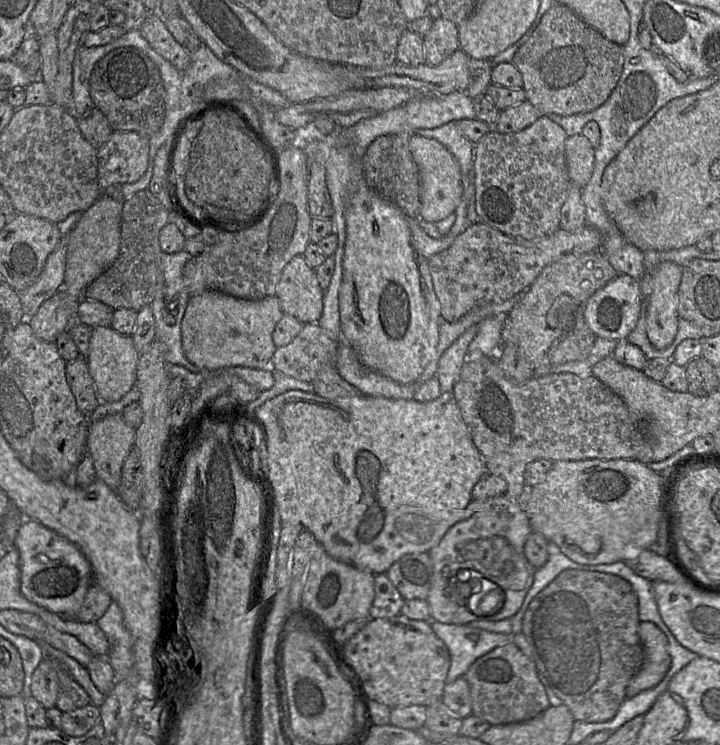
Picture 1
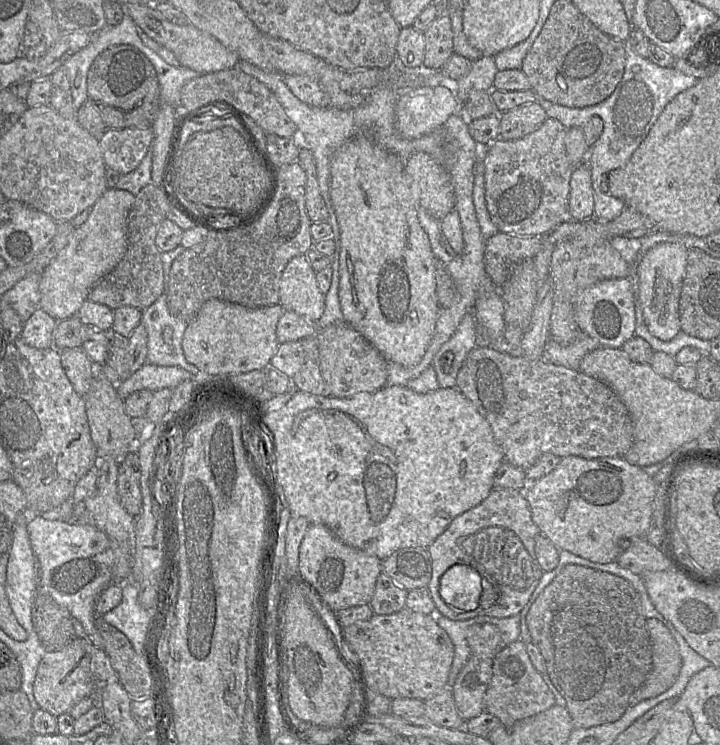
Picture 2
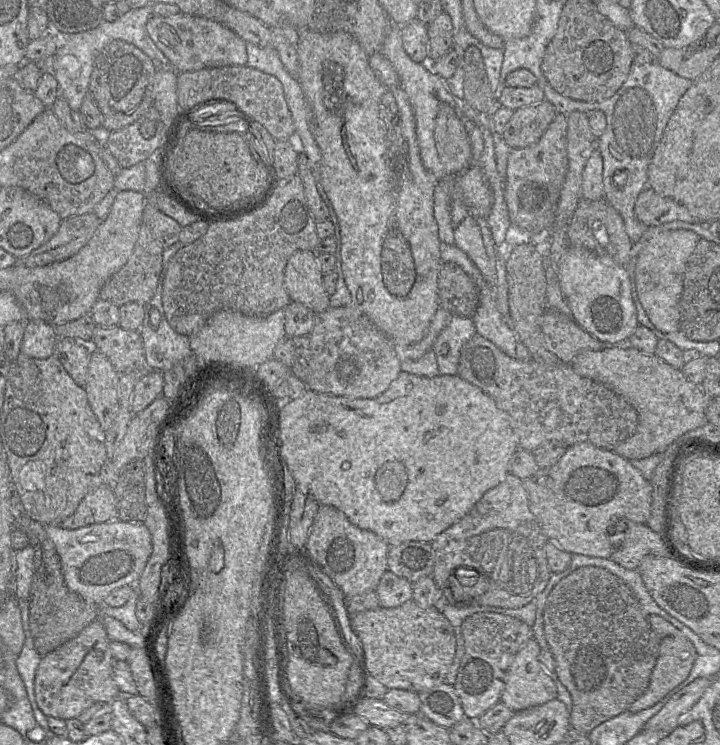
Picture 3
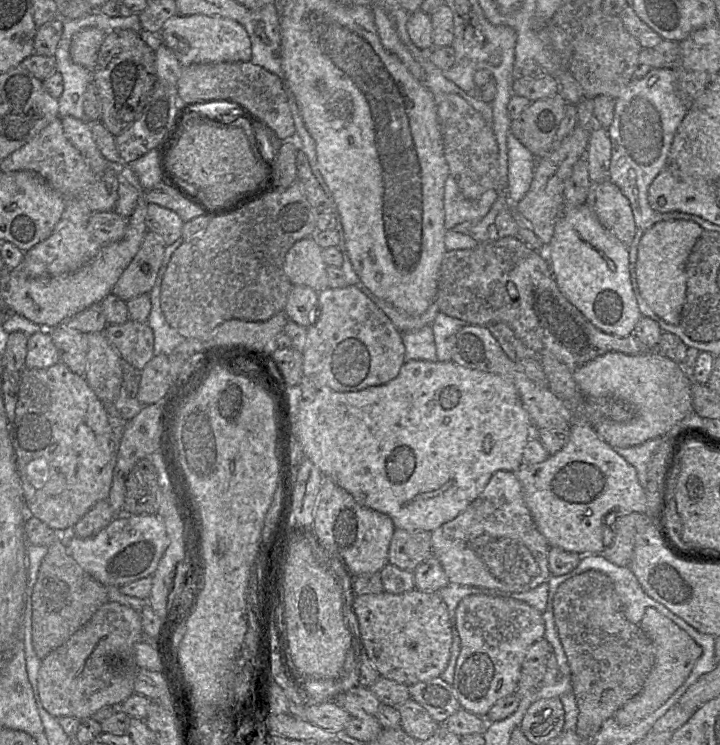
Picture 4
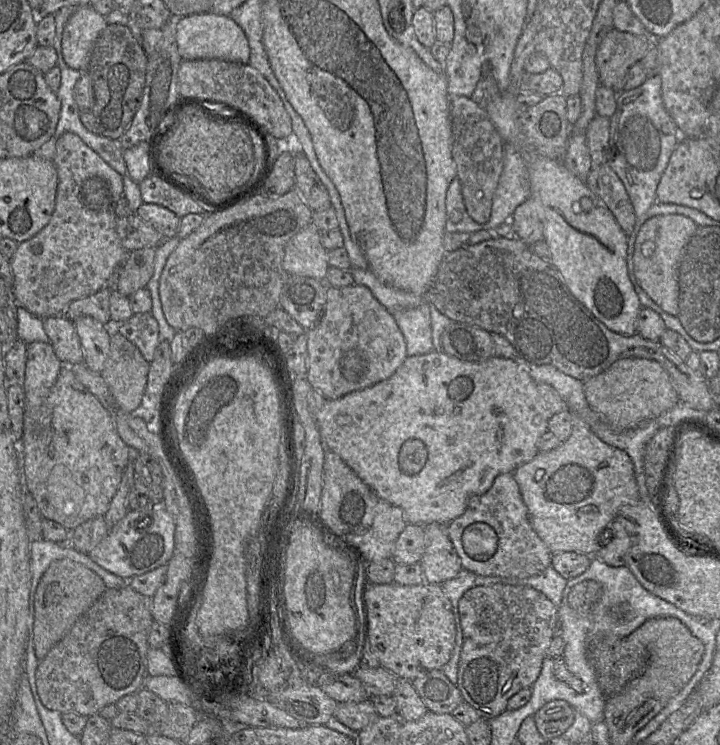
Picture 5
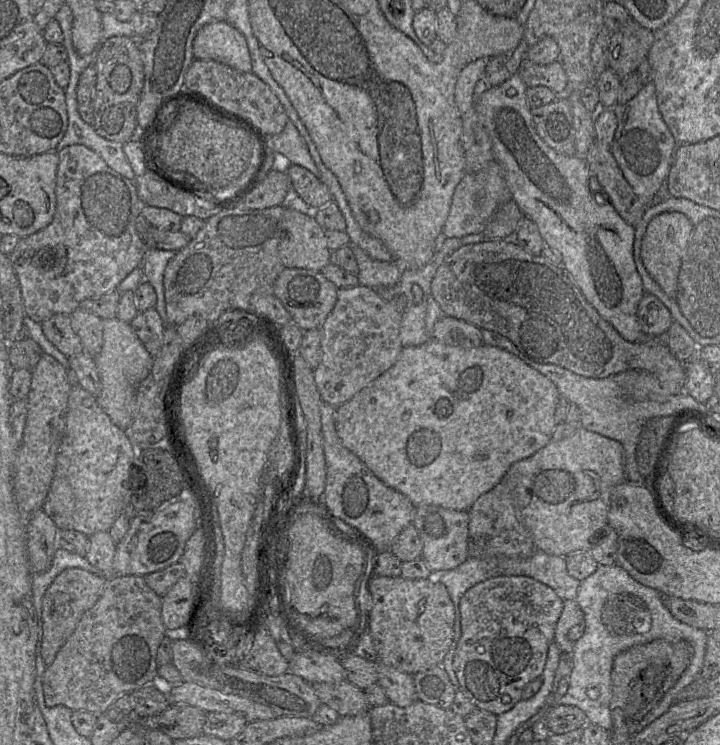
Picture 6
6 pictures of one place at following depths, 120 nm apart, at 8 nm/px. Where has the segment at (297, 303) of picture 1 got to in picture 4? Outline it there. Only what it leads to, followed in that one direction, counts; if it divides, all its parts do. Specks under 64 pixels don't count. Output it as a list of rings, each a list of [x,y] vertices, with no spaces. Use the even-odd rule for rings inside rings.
[[[314,236],[296,241],[284,257],[283,270],[292,285],[306,285],[318,293],[328,288],[327,265]]]

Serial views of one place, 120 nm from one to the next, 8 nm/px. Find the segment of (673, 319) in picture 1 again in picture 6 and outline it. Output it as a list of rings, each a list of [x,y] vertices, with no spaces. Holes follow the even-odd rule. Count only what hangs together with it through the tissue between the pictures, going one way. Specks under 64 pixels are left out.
[[[664,212],[652,218],[642,239],[640,256],[643,265],[662,291],[671,298],[676,298],[682,258],[694,227],[683,213]]]

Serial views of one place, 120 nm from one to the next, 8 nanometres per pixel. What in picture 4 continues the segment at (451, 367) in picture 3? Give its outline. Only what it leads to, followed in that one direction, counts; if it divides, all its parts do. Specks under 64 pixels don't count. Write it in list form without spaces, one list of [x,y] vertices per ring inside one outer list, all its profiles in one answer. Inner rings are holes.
[[[438,312],[433,323],[432,330],[439,362],[448,362],[452,359],[452,348],[455,343],[455,335],[465,325],[470,325],[462,320],[452,318]]]

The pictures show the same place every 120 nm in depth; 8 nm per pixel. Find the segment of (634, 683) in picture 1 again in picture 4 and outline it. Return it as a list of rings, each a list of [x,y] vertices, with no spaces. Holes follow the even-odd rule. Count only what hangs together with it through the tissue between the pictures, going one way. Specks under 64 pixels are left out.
[[[655,608],[646,609],[639,625],[653,643],[654,665],[640,693],[615,712],[614,718],[622,726],[638,722],[661,707],[685,682],[703,651],[686,631]]]

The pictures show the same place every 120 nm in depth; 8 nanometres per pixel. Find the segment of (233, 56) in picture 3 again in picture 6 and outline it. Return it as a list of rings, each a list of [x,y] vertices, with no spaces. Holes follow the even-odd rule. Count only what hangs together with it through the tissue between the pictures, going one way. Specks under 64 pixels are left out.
[[[225,20],[209,23],[198,31],[193,41],[193,56],[223,63],[240,72],[252,72],[245,37]]]

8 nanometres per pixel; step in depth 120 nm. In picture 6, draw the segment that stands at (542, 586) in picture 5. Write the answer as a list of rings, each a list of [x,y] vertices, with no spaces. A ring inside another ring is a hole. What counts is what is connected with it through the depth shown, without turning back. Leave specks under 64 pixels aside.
[[[536,550],[528,558],[499,558],[498,561],[500,573],[534,578],[551,587],[564,601],[577,596],[580,580],[568,573],[564,556]]]

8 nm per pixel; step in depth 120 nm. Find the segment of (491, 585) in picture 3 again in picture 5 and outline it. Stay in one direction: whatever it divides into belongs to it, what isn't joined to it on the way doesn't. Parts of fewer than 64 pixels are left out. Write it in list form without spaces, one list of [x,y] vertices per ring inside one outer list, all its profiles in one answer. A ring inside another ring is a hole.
[[[511,472],[499,474],[491,487],[482,495],[473,496],[468,502],[465,512],[447,525],[447,533],[453,547],[461,560],[462,569],[481,576],[496,576],[502,578],[526,579],[541,574],[552,563],[552,552],[538,536],[529,520],[529,513],[523,502],[519,485]],[[483,522],[491,526],[497,535],[497,548],[495,553],[486,560],[475,560],[467,555],[462,547],[462,533],[472,523]]]

